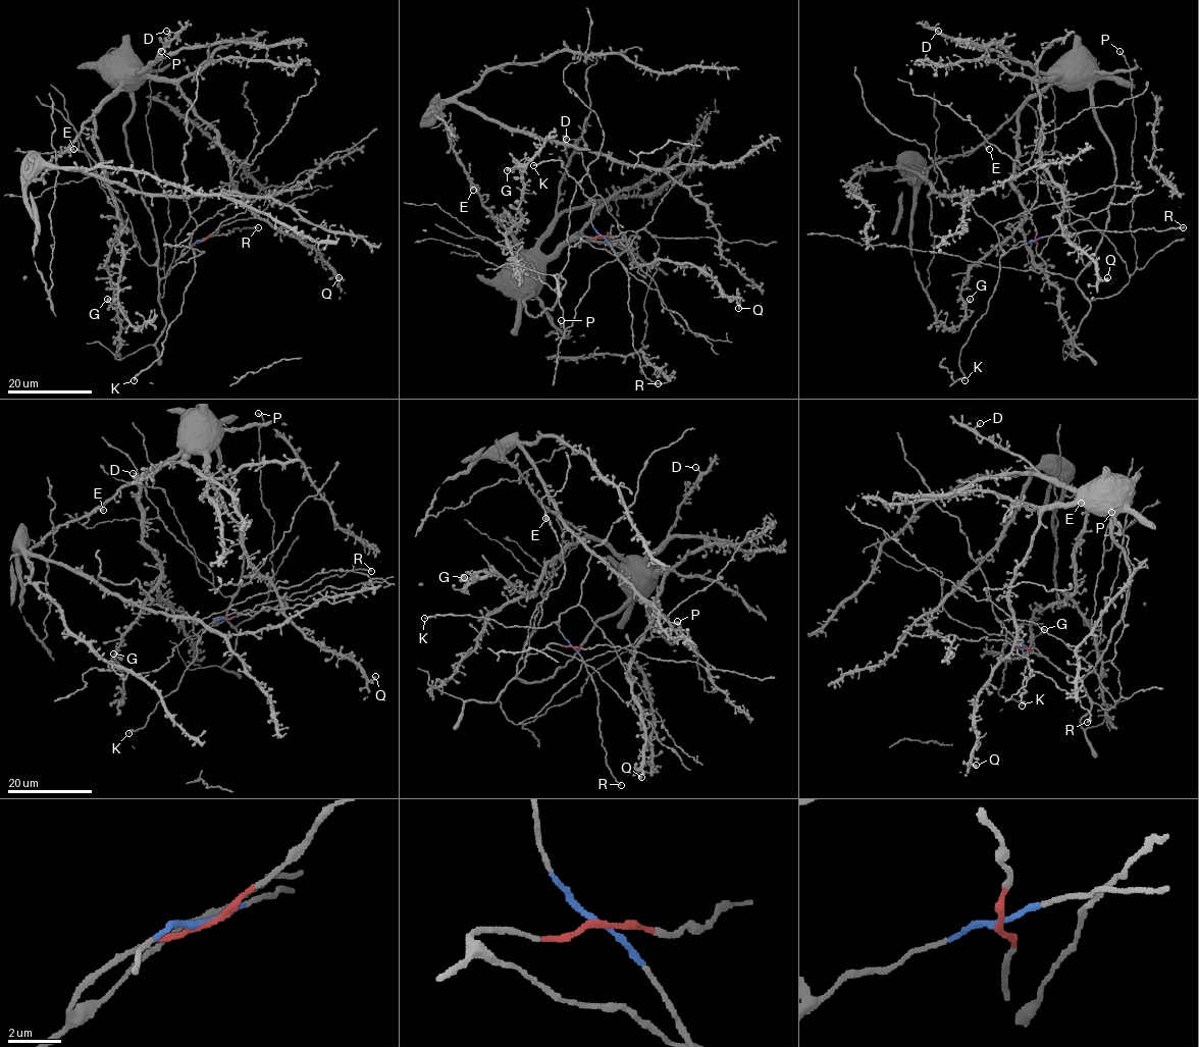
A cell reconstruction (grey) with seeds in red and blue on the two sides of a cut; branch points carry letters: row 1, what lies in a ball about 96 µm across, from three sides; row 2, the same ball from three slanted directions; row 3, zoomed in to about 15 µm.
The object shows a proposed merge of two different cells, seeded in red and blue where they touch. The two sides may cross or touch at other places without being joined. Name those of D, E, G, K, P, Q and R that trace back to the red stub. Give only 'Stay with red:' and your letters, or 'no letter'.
Stay with red: D, E, G, P, Q

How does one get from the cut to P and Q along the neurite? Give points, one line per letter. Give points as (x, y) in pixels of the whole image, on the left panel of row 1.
P: (201, 241), (181, 252), (160, 279), (155, 230), (124, 125), (133, 107), (134, 75), (155, 71), (160, 50)
Q: (201, 241), (162, 278), (157, 300), (175, 238), (213, 190), (229, 182), (260, 218), (309, 244), (340, 278)

